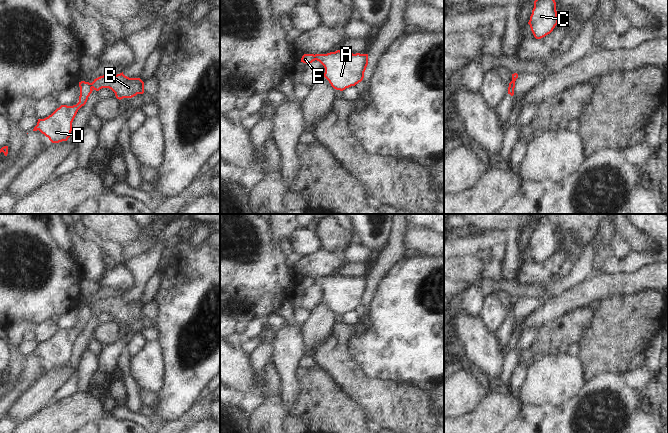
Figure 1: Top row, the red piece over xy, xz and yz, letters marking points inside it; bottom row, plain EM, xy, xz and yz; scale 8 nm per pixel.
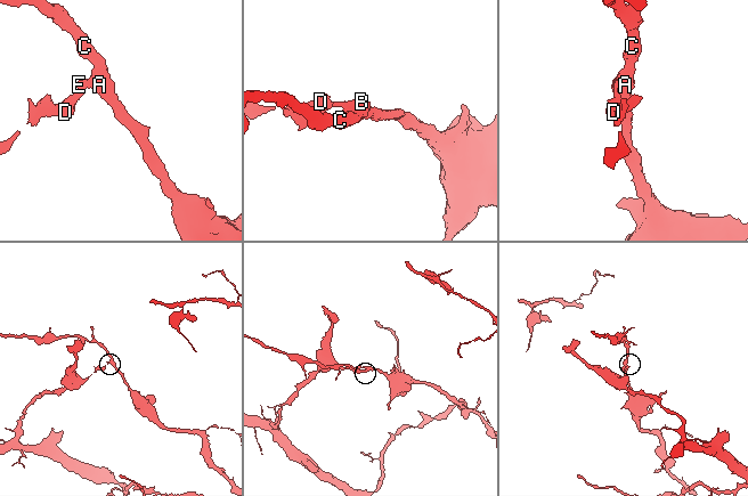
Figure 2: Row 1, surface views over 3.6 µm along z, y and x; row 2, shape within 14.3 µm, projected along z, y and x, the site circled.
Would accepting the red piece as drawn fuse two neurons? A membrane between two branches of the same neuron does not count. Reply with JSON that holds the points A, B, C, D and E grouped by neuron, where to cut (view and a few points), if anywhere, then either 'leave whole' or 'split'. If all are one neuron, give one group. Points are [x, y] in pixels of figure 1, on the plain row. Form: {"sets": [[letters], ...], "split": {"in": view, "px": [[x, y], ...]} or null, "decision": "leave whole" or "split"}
{"sets": [["A", "B", "C"], ["D", "E"]], "split": {"in": "xy", "px": [[90, 307], [92, 311]]}, "decision": "split"}

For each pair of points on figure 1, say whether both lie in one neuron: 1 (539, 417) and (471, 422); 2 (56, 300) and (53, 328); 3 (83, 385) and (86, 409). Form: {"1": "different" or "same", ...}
{"1": "different", "2": "different", "3": "different"}

